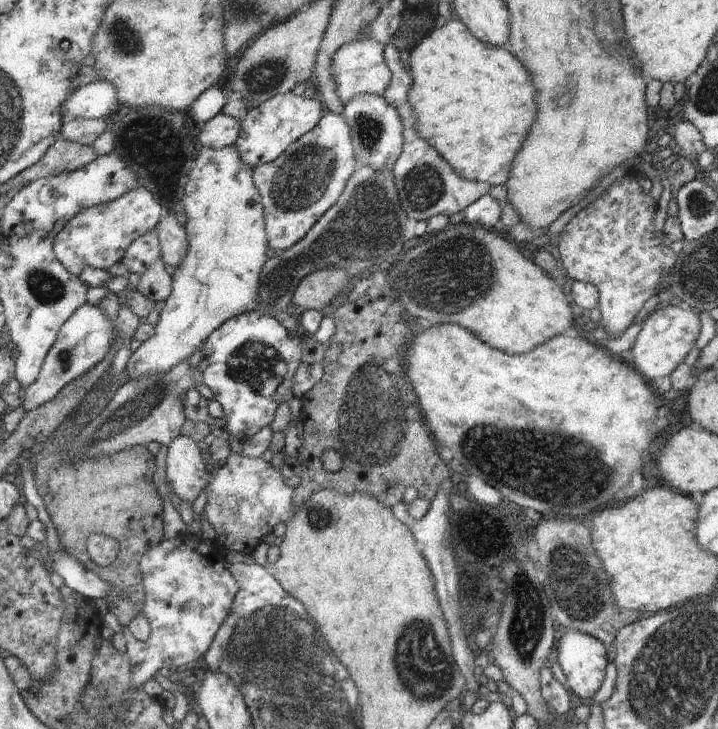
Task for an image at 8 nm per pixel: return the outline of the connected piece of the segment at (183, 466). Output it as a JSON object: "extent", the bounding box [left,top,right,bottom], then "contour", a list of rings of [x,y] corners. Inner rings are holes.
{"extent":[166,432,209,504],"contour":[[[180,432],[169,444],[168,456],[166,456],[166,474],[167,482],[169,483],[167,488],[171,488],[180,500],[190,502],[190,504],[200,496],[200,492],[202,492],[209,483],[209,474],[206,472],[206,464],[204,463],[200,452],[201,450],[198,448],[197,442],[193,437],[187,437]]]}

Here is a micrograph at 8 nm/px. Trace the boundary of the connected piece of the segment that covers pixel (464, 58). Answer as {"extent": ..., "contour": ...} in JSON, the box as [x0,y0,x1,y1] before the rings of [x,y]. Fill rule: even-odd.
{"extent":[407,19,536,186],"contour":[[[451,19],[444,26],[440,28],[432,28],[432,30],[419,41],[412,50],[409,51],[409,63],[411,75],[413,78],[411,87],[408,89],[407,99],[412,107],[413,116],[415,117],[414,130],[416,134],[428,141],[439,153],[446,162],[456,171],[456,174],[461,179],[467,181],[476,181],[479,183],[489,184],[496,186],[497,184],[503,185],[509,177],[509,172],[512,168],[513,158],[532,124],[532,120],[536,118],[536,102],[534,102],[534,88],[530,82],[528,72],[522,68],[522,64],[512,56],[508,47],[496,48],[493,46],[485,45],[481,40],[478,40],[469,30],[468,27],[459,19]]]}

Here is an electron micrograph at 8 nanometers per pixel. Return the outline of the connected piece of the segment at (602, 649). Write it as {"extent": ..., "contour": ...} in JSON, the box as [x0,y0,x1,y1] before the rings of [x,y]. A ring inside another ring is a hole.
{"extent":[553,629,610,703],"contour":[[[570,629],[566,632],[554,648],[553,659],[558,662],[566,675],[569,688],[576,696],[580,697],[584,703],[589,703],[595,692],[602,686],[606,676],[606,669],[609,663],[610,649],[605,647],[600,640],[585,632]]]}

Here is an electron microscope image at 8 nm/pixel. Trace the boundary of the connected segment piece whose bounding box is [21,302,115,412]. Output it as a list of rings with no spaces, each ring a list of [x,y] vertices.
[[[87,302],[79,306],[60,327],[57,339],[47,352],[36,382],[25,390],[21,405],[26,412],[50,402],[70,381],[90,372],[91,368],[98,364],[110,350],[114,324],[108,320],[100,307]]]

